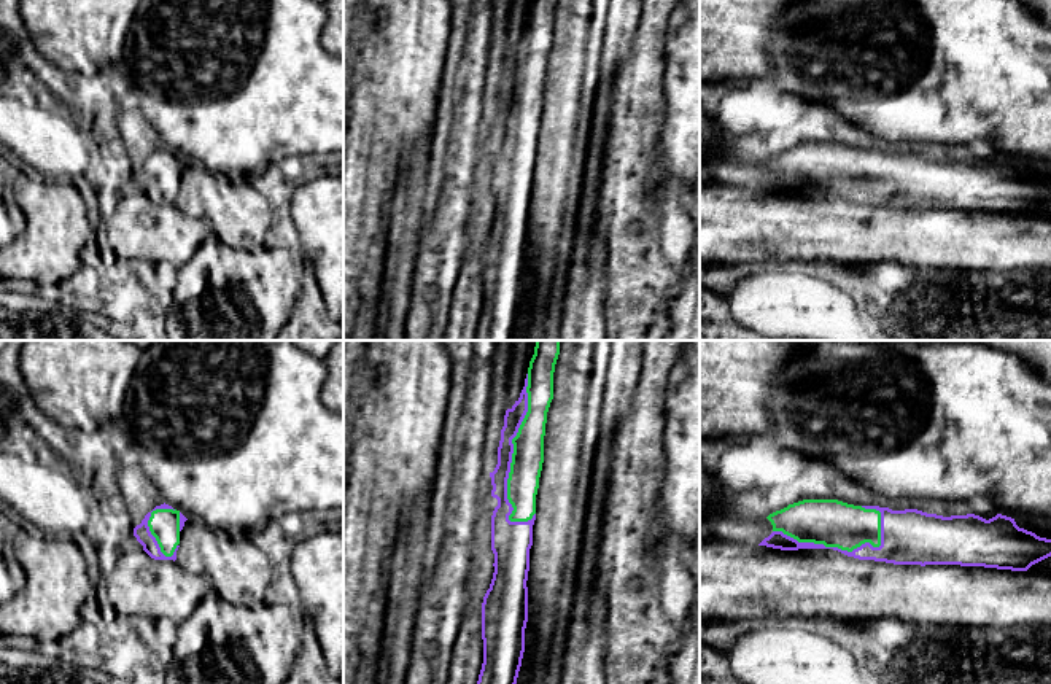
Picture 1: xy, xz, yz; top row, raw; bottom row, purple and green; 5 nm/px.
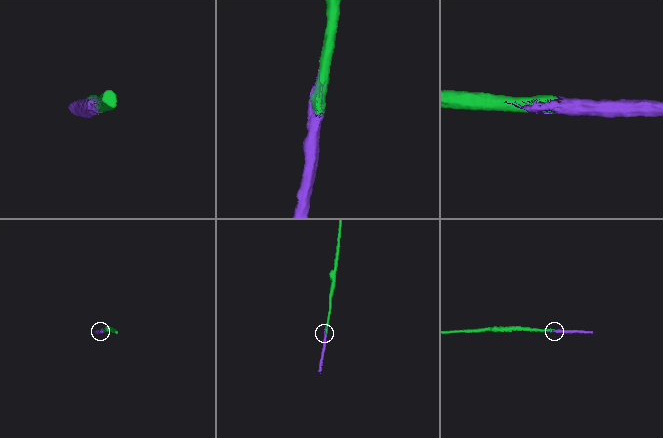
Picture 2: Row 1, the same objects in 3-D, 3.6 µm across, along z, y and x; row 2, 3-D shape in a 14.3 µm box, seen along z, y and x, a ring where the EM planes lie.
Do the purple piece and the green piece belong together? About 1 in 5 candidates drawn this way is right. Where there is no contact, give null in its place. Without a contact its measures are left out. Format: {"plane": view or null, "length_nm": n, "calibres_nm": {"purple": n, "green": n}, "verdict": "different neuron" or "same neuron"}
{"plane": "xz", "length_nm": 750, "calibres_nm": {"purple": 90, "green": 160}, "verdict": "same neuron"}

